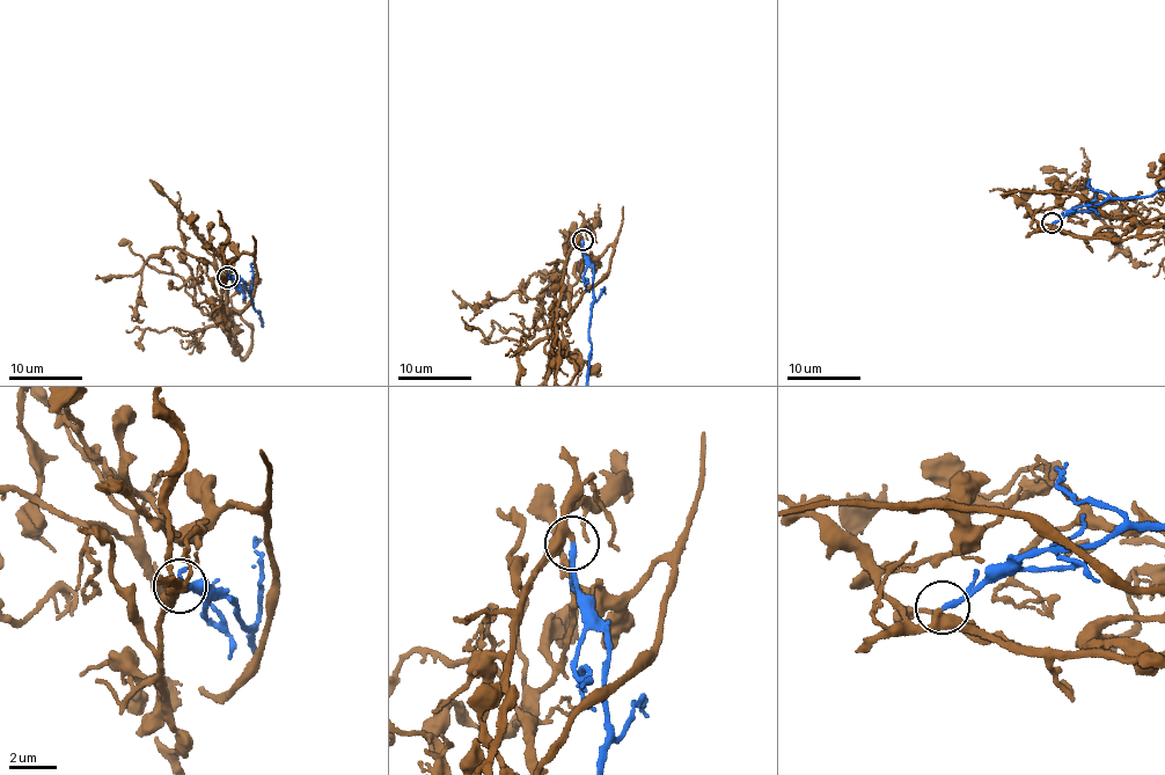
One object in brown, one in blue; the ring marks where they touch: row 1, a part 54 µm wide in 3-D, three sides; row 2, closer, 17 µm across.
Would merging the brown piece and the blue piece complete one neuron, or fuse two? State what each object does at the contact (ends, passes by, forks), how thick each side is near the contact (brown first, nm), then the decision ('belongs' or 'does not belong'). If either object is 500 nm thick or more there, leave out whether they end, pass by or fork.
brown passes by | blue ends | 360/240 nm | belongs

